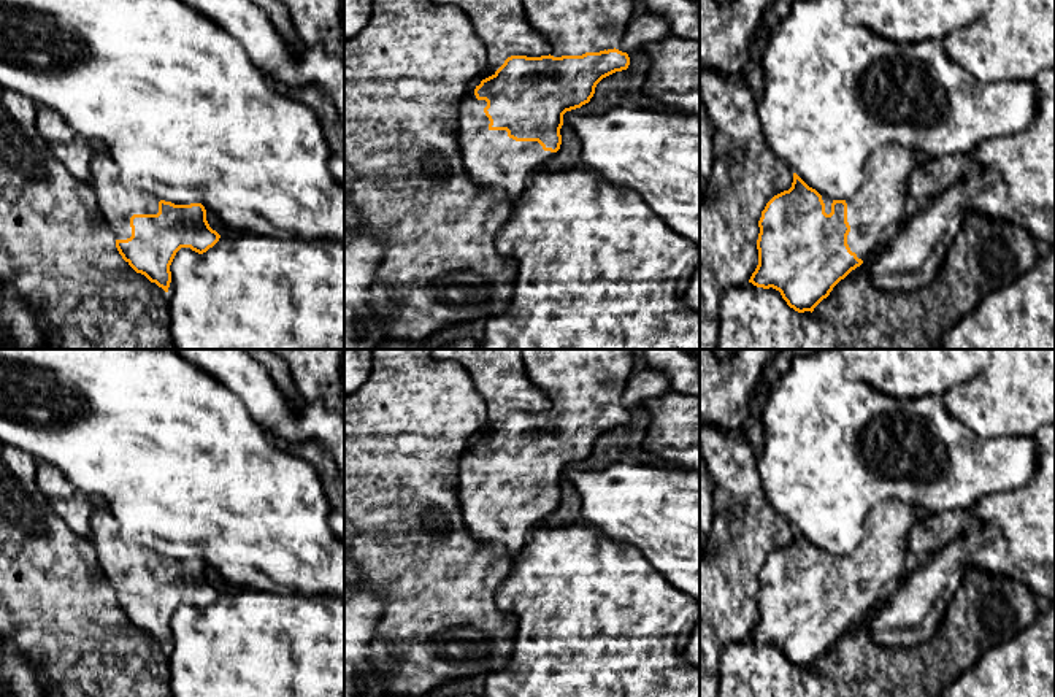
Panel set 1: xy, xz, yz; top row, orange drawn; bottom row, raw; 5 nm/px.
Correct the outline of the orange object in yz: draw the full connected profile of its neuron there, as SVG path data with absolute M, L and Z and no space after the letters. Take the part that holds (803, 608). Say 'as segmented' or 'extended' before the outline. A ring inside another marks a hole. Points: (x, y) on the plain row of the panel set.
extended | M885 500L869 511L860 545L847 556L823 553L793 529L792 543L774 551L762 567L758 621L749 638L779 646L787 660L798 668L812 668L833 643L860 622L912 567L909 532L930 516L912 503Z

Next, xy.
extended | M106 506L90 516L90 543L122 614L168 648L170 621L181 603L203 610L221 591L206 576L201 559L175 560L127 541Z

